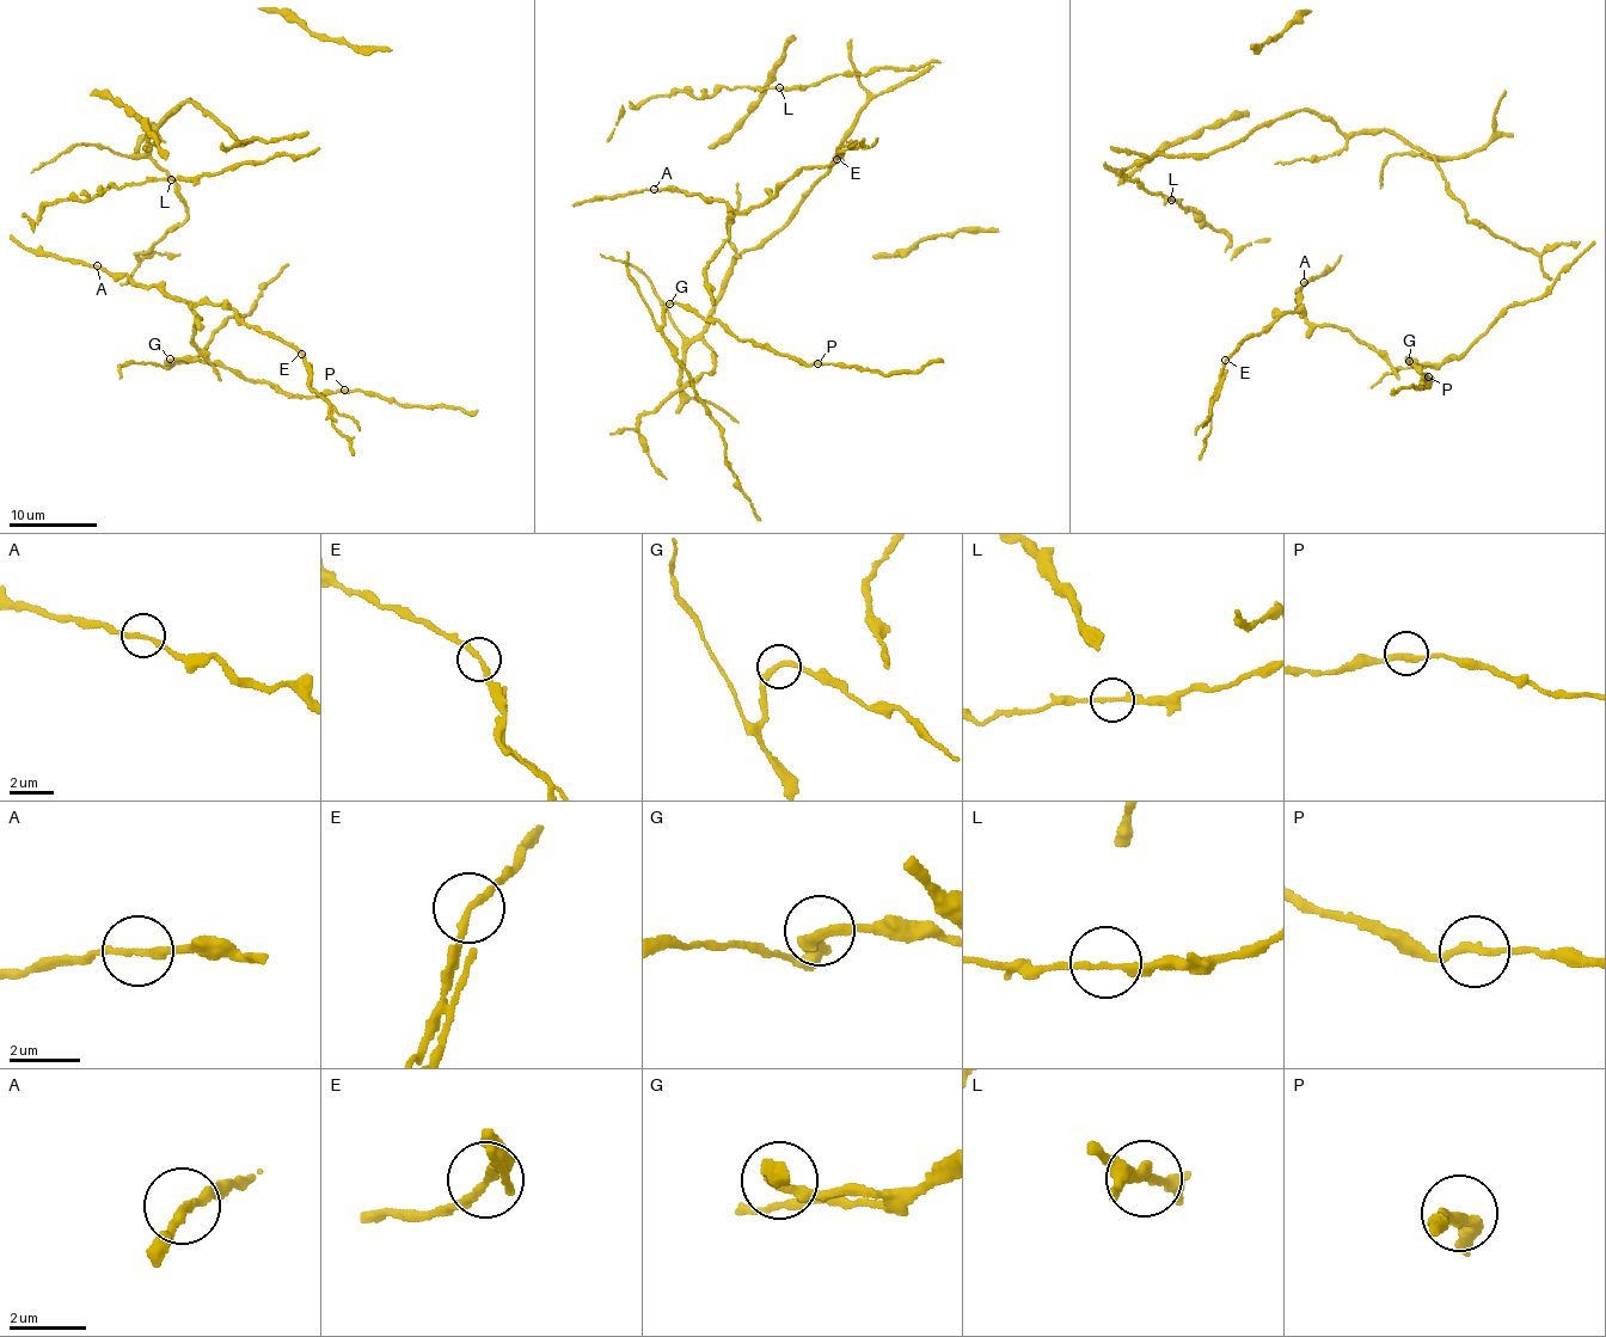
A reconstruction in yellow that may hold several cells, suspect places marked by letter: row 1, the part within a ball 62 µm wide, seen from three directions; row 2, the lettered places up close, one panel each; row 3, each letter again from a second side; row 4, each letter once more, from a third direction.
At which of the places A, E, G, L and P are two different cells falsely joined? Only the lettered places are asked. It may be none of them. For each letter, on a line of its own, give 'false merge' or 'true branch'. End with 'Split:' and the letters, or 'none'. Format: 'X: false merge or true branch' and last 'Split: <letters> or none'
A: true branch
E: false merge
G: true branch
L: true branch
P: true branch
Split: E

